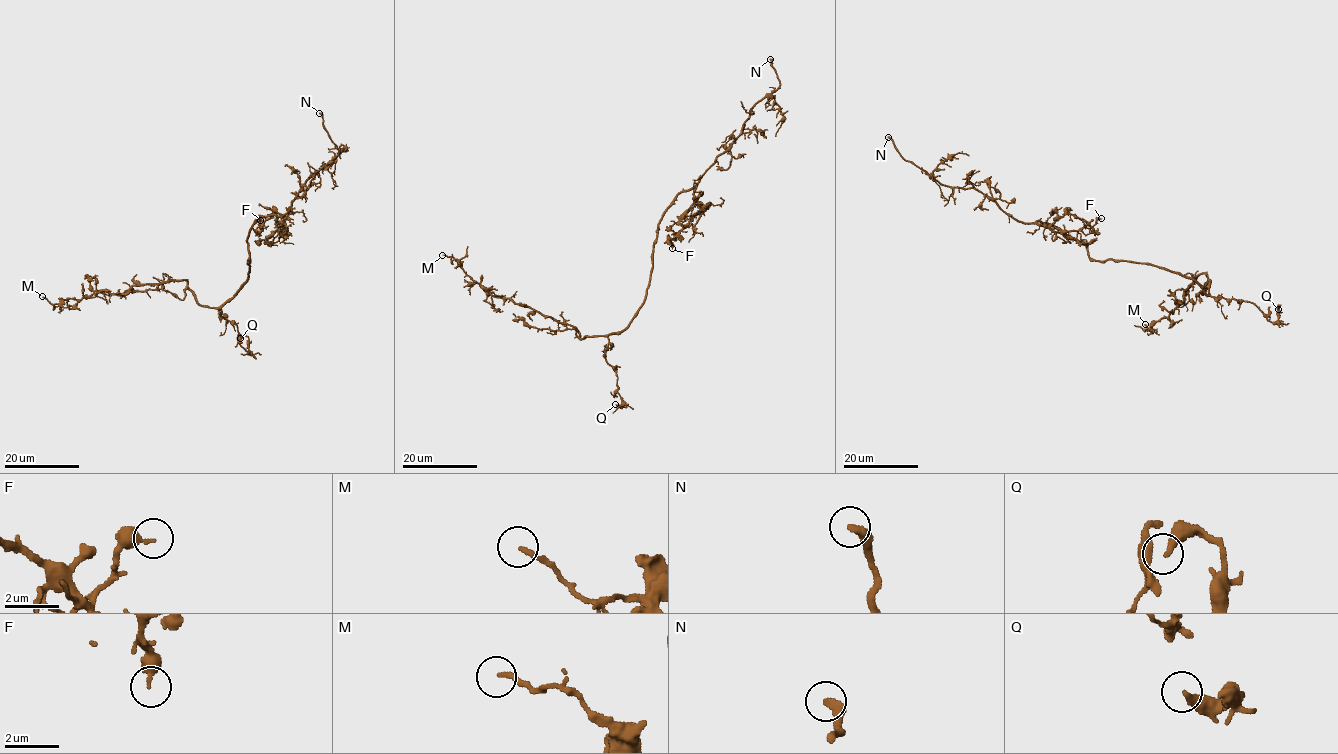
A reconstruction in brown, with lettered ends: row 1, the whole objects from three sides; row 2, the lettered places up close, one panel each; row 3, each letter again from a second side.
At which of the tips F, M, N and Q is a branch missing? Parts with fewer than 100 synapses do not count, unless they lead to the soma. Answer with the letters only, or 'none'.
N

